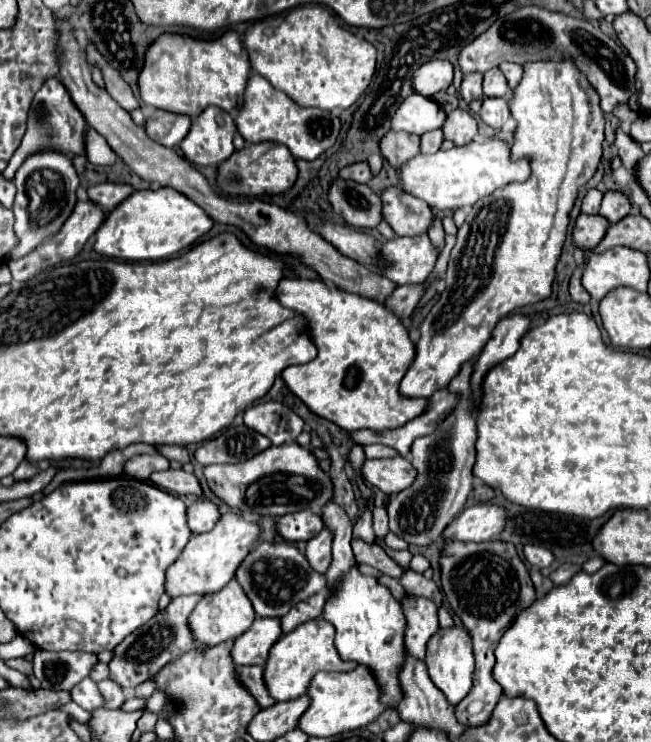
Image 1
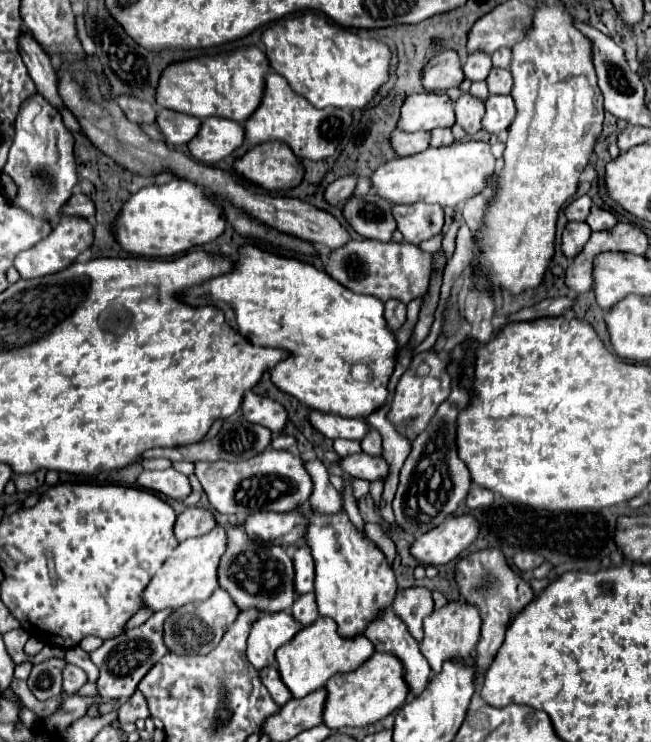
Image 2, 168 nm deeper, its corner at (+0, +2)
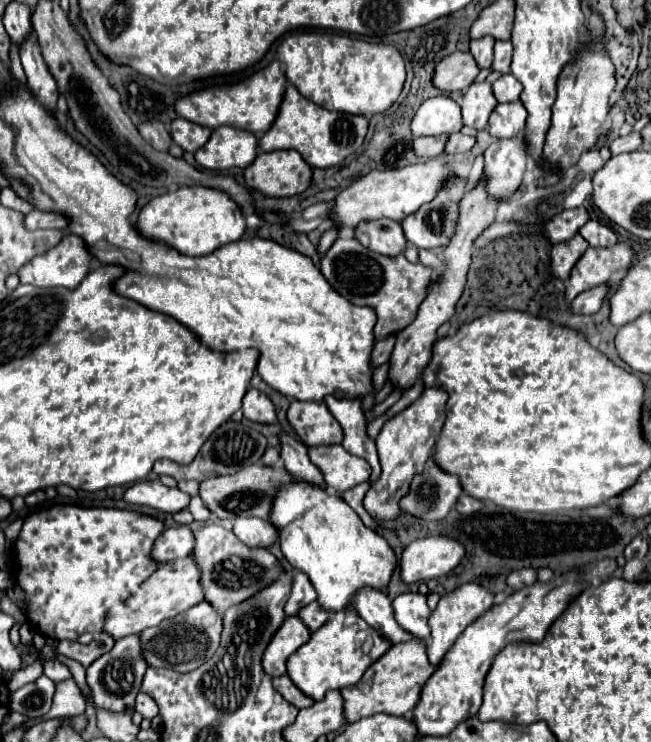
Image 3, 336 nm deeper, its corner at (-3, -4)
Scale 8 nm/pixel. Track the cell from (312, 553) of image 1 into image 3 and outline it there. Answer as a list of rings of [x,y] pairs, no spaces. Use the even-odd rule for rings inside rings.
[[[296,571],[294,579],[292,579],[292,595],[286,603],[286,615],[298,615],[300,607],[304,607],[312,601],[316,601],[316,591],[314,591],[312,583],[308,581],[308,575]]]

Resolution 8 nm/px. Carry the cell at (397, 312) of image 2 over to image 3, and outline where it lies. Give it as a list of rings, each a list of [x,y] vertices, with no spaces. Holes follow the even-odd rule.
[[[392,333],[392,335],[384,337],[382,341],[378,341],[378,343],[374,345],[374,355],[372,355],[374,367],[378,367],[378,365],[382,365],[382,363],[386,363],[386,361],[390,359],[394,343],[396,343],[396,339],[394,339],[394,333]]]

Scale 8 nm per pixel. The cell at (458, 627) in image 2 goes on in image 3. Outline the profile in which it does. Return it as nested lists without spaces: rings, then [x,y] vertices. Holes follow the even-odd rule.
[[[466,583],[466,585],[458,587],[458,589],[454,589],[452,593],[444,595],[444,597],[440,599],[438,607],[432,611],[432,615],[430,615],[430,619],[428,619],[428,627],[432,629],[432,639],[430,639],[428,651],[426,651],[430,663],[432,663],[434,667],[438,667],[440,661],[442,661],[442,657],[446,655],[446,651],[448,651],[448,649],[454,645],[454,641],[460,637],[460,633],[462,633],[468,625],[472,625],[480,615],[484,615],[492,605],[494,605],[494,595],[492,595],[488,589],[484,589],[484,587],[476,585],[476,583]]]

